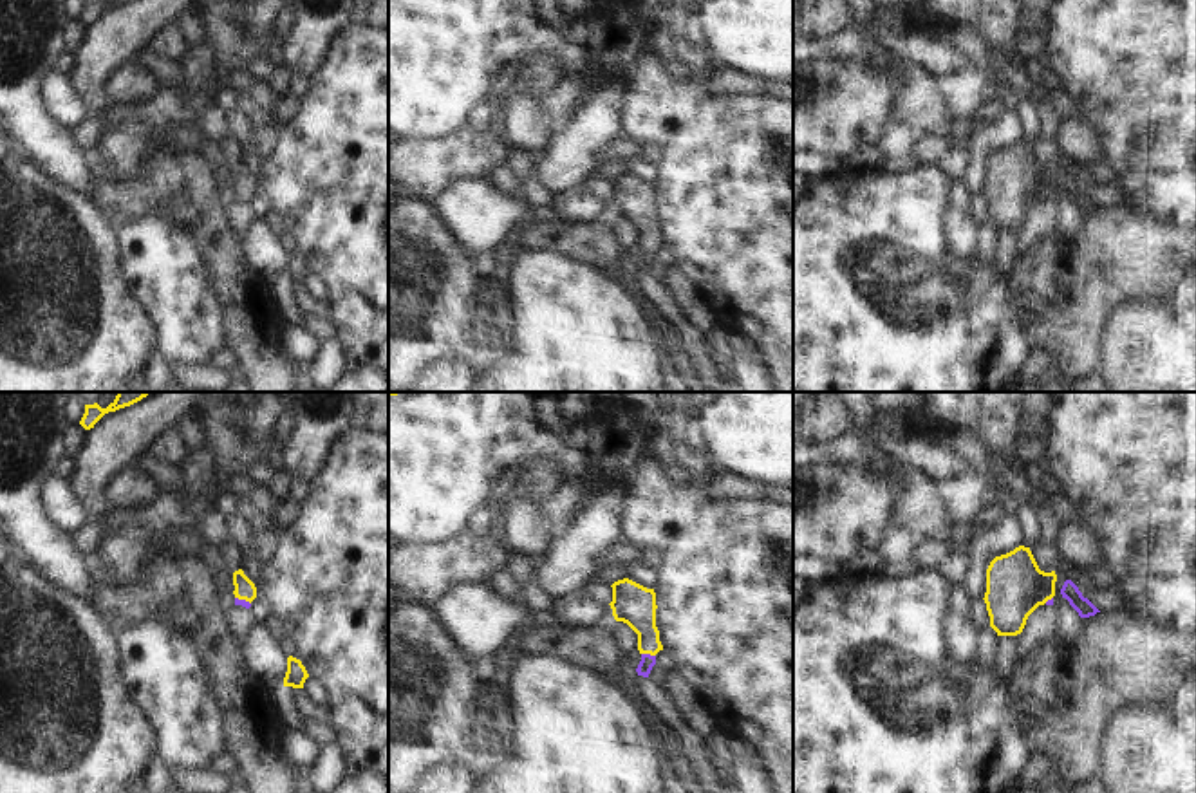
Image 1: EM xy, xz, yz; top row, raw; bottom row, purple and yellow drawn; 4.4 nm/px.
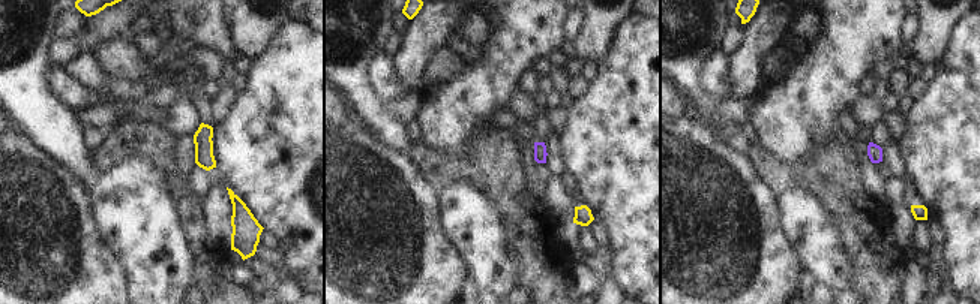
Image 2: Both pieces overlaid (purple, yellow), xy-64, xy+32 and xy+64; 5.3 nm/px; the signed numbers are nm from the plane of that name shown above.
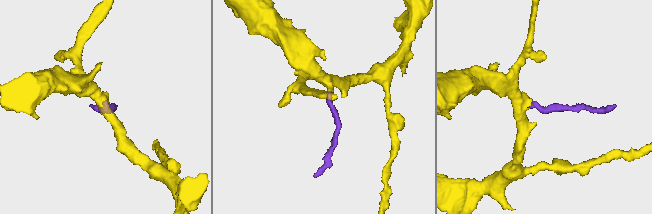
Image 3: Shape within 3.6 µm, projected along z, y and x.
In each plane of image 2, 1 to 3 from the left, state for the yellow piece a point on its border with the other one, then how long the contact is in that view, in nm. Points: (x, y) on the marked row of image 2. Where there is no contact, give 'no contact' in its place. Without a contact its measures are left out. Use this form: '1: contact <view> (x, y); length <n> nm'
1: no contact
2: no contact
3: no contact

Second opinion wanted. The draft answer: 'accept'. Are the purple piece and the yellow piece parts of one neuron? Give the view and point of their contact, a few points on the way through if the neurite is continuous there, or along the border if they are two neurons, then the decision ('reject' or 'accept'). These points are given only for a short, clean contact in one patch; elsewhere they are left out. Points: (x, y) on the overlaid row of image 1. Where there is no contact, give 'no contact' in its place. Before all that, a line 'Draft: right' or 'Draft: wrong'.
Draft: right
contact xz (649, 654); way xz (647, 662), (649, 654), (649, 636), (633, 604); accept

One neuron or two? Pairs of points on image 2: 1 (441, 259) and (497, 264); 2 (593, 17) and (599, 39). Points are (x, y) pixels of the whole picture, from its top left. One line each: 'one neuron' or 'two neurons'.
1: two neurons
2: one neuron

